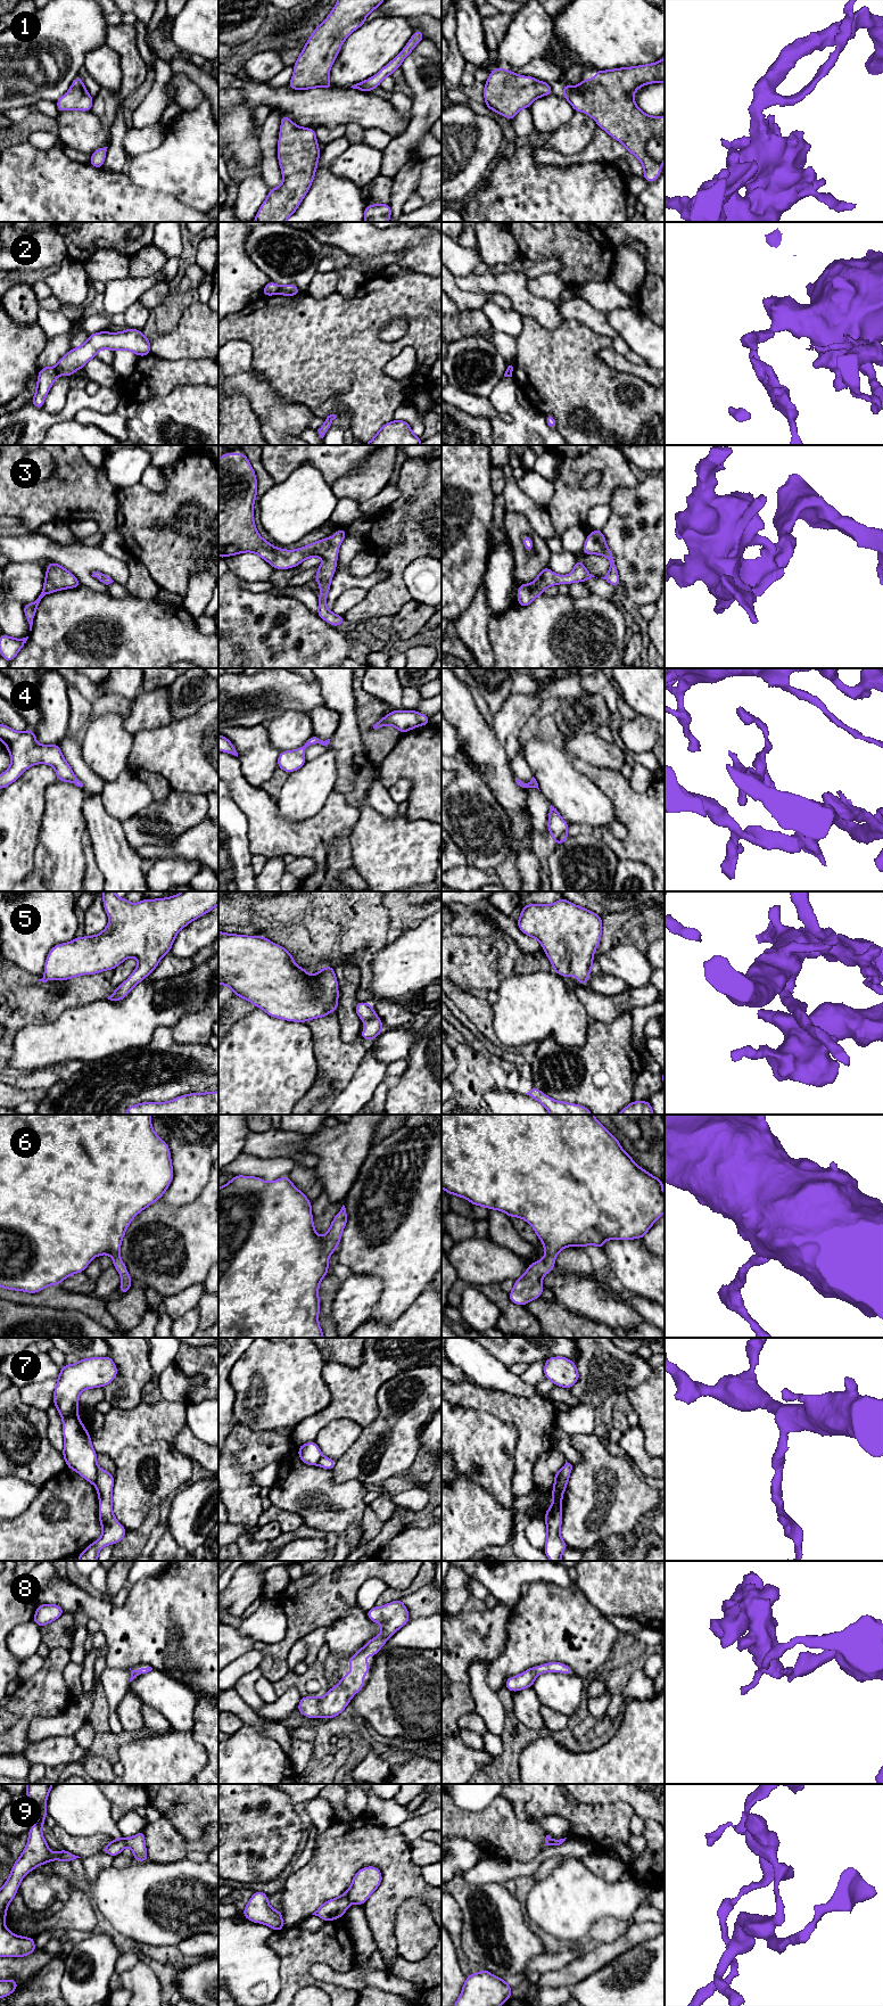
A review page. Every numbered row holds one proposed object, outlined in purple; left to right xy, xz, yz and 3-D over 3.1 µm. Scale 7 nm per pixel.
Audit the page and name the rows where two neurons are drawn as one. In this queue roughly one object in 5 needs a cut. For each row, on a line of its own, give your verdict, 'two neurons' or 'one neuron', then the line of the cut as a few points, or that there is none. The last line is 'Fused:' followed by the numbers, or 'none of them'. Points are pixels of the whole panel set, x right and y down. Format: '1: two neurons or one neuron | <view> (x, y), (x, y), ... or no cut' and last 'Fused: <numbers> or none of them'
1: one neuron | no cut
2: two neurons | xy (55, 368), (58, 375)
3: one neuron | no cut
4: one neuron | no cut
5: one neuron | no cut
6: one neuron | no cut
7: two neurons | yz (562, 1468), (560, 1481), (553, 1489)
8: one neuron | no cut
9: two neurons | xz (345, 1893), (352, 1901)
Fused: 2, 7, 9

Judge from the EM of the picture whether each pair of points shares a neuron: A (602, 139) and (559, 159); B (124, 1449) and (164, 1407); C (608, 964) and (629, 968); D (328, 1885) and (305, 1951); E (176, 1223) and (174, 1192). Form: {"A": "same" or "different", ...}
{"A": "same", "B": "same", "C": "same", "D": "different", "E": "different"}

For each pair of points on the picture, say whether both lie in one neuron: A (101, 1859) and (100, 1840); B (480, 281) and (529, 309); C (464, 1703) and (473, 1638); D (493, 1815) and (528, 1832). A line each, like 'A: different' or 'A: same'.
A: different
B: same
C: same
D: same

